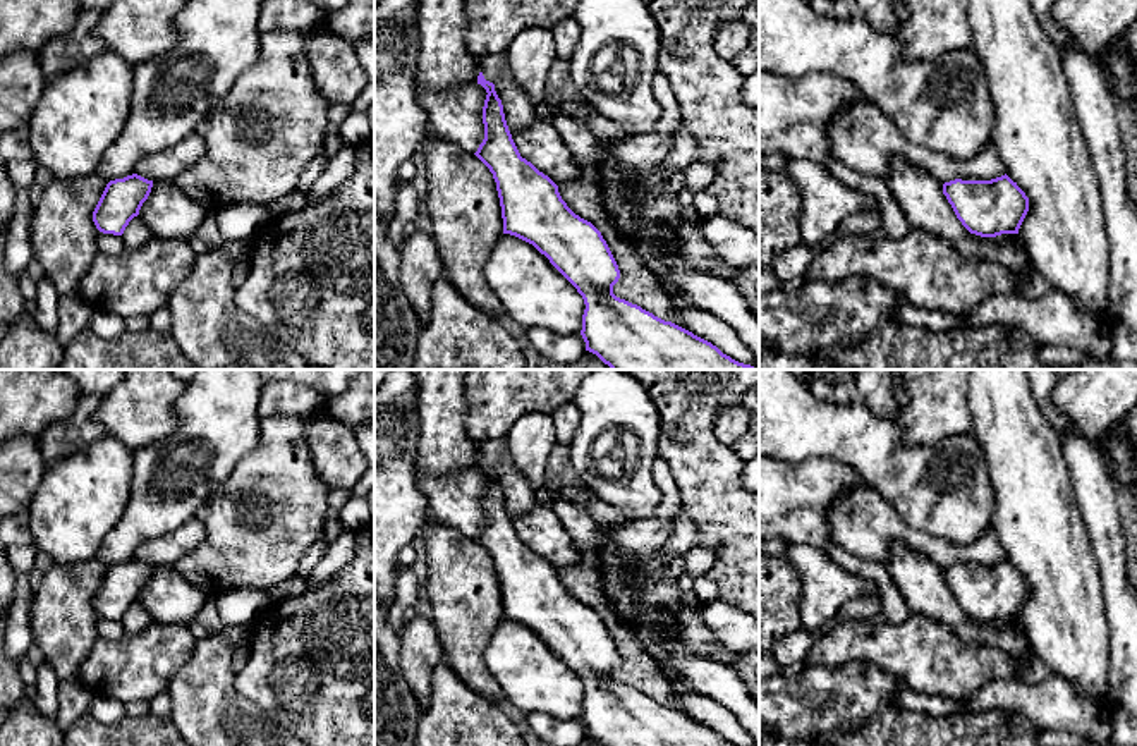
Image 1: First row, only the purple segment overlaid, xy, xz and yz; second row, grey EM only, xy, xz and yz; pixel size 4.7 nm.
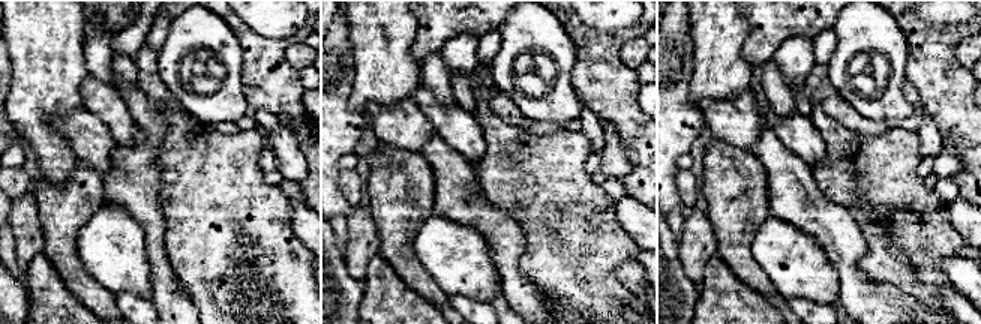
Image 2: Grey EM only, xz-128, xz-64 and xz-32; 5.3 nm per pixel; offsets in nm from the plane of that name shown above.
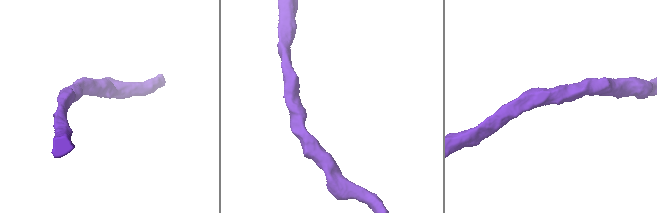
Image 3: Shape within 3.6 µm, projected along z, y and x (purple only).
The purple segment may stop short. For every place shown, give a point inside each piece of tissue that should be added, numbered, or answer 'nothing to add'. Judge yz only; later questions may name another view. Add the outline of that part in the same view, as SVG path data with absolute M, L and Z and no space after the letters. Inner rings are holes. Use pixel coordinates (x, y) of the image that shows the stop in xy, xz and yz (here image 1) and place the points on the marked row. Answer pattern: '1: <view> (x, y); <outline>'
nothing to add

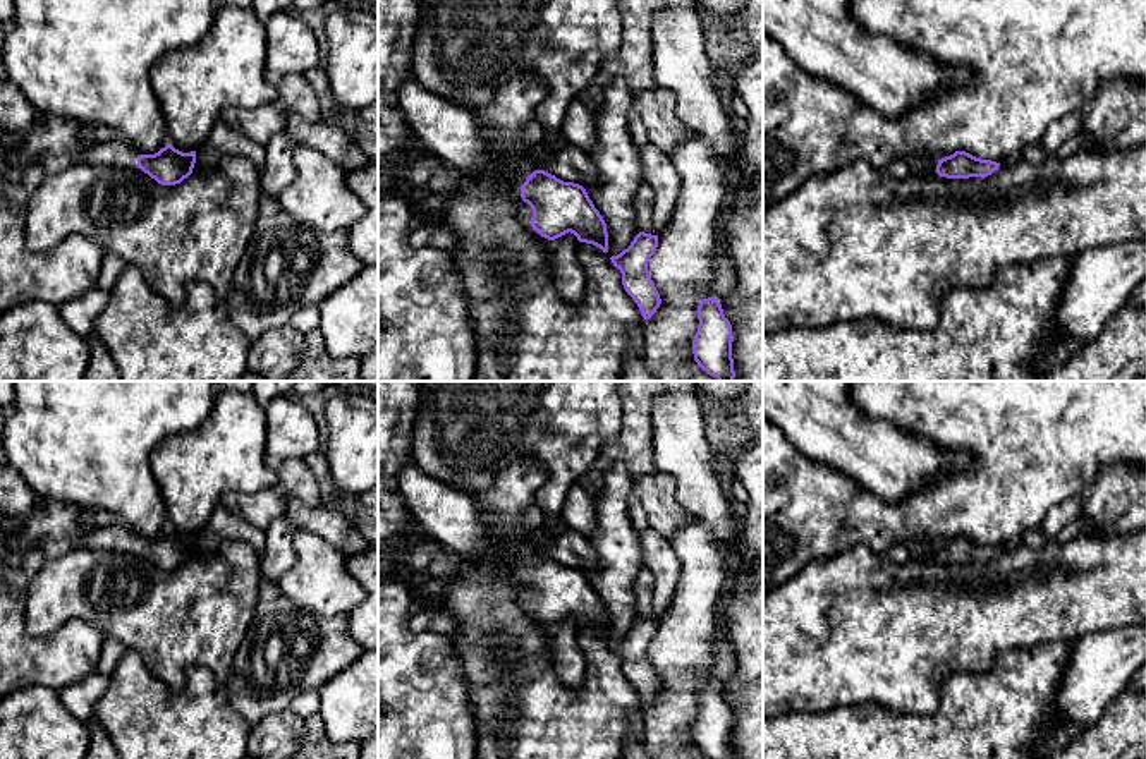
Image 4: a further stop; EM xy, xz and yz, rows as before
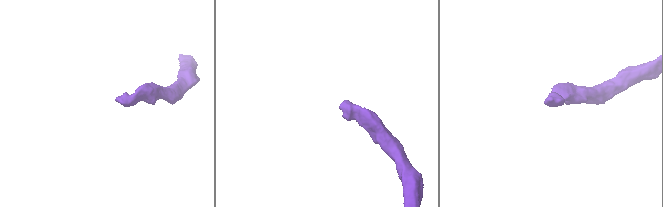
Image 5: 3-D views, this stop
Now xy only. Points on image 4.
1: xy (114, 153); M129 141L93 143L79 149L79 161L108 167L137 167L137 153Z

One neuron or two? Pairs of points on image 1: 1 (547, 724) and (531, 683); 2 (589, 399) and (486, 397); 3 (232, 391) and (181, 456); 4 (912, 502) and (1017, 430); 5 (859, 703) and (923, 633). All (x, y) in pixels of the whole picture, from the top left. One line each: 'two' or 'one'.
1: two
2: two
3: one
4: two
5: two

